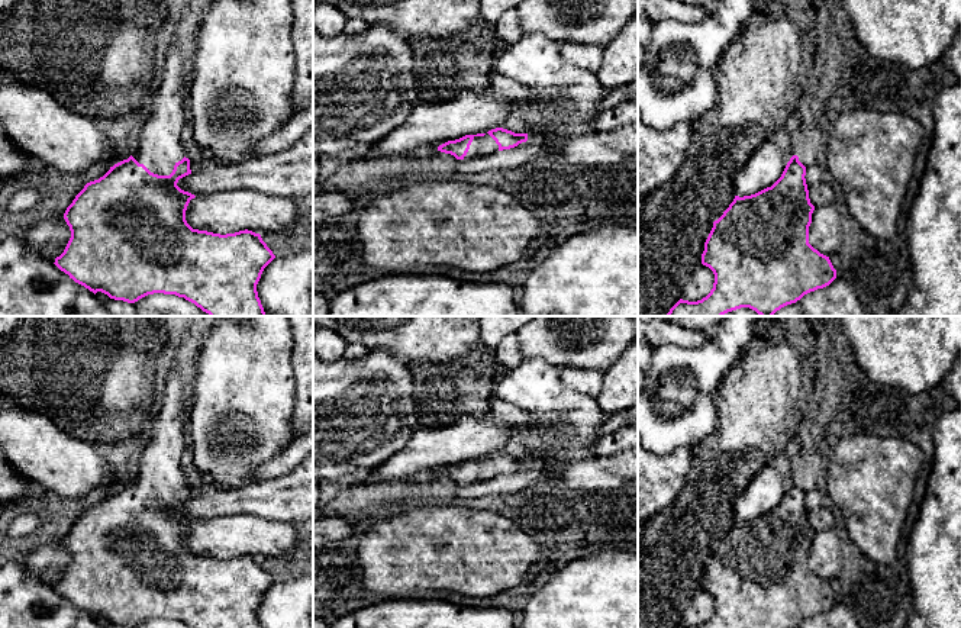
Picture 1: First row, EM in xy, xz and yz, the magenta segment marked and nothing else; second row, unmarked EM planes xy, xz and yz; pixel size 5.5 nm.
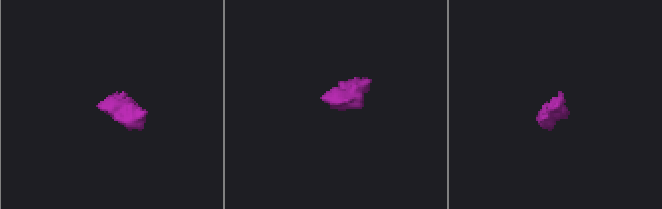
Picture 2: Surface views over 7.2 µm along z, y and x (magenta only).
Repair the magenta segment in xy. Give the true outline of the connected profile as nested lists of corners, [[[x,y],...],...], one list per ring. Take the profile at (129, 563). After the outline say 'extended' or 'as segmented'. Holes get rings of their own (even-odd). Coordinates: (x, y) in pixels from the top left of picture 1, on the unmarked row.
[[[174,373],[167,381],[162,405],[151,419],[151,441],[135,463],[135,479],[110,492],[99,505],[87,508],[67,532],[64,544],[71,563],[54,589],[94,619],[101,616],[128,628],[154,618],[175,619],[191,628],[261,628],[257,609],[264,593],[275,583],[261,560],[248,554],[220,560],[193,554],[186,545],[187,531],[196,521],[177,511],[180,503],[191,499],[181,468],[187,450],[184,418],[186,379]]] | extended

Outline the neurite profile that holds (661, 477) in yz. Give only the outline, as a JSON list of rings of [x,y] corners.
[[[638,441],[638,524],[670,506],[687,483],[693,464],[688,447],[654,454]]]

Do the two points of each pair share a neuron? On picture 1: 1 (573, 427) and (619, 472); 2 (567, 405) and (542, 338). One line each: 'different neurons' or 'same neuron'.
1: different neurons
2: different neurons

